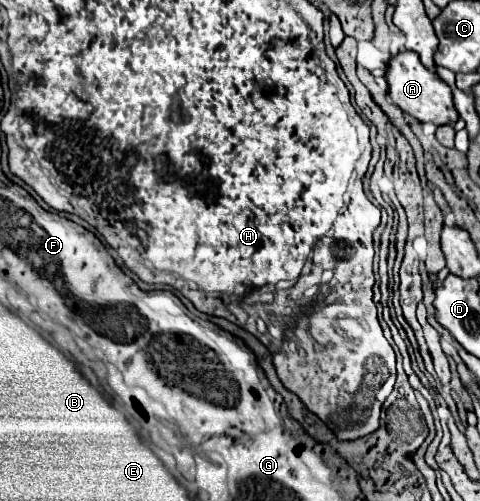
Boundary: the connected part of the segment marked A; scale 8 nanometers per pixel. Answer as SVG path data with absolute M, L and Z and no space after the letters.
M405 50L405 52L391 56L387 62L387 68L385 68L385 80L389 84L389 96L391 96L393 104L397 108L401 108L403 112L411 114L413 118L417 118L419 122L433 122L435 126L441 126L451 120L455 122L459 118L457 110L453 106L451 88L441 78L437 78L437 74L429 72L421 64L421 60L417 58L415 52Z

